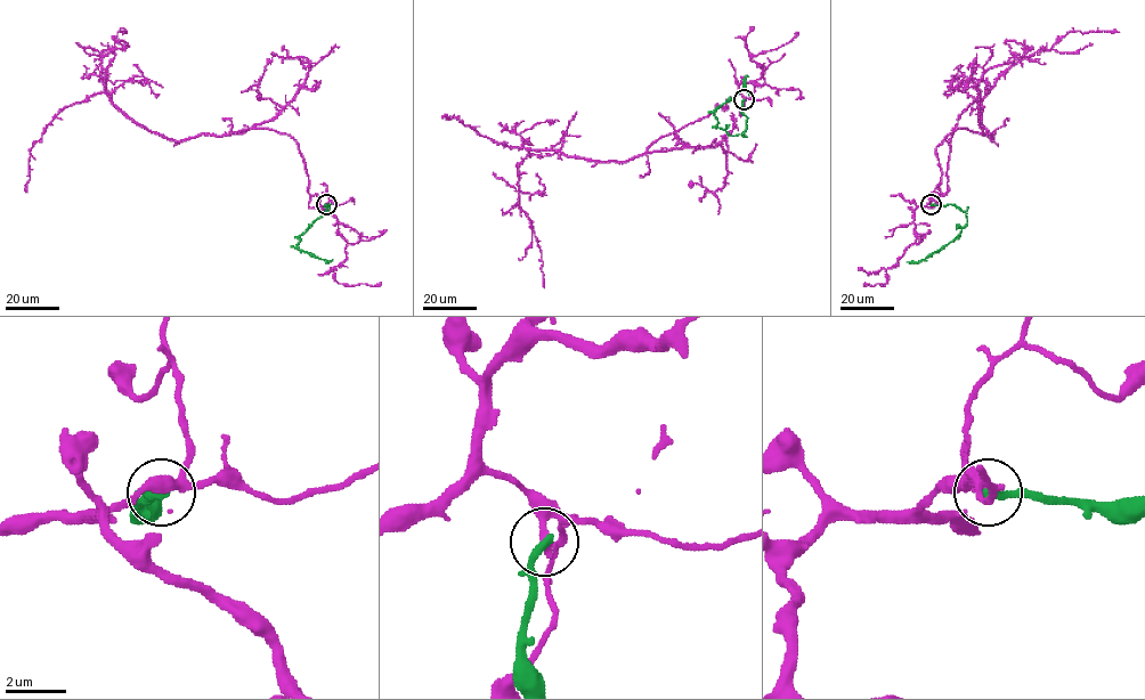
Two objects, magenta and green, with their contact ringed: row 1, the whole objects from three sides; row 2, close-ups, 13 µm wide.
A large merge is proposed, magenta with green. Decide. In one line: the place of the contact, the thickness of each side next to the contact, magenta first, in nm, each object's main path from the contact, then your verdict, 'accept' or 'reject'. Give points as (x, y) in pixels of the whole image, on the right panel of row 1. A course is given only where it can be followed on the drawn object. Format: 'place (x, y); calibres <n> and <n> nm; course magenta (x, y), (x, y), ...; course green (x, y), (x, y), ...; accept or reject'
place (931, 204); calibres 280 and 280 nm; course magenta (931, 204), (940, 194), (936, 147), (958, 128), (991, 140), (981, 102), (1008, 67), (1069, 31), (1119, 31); course green (931, 204), (955, 205), (966, 213), (966, 225), (952, 241), (928, 257), (906, 261); reject

